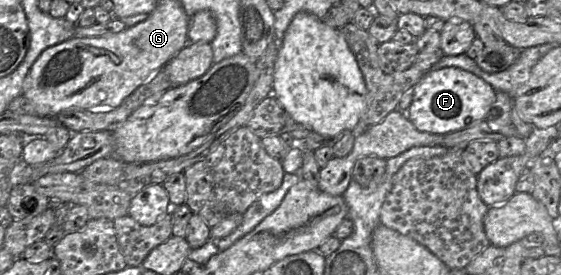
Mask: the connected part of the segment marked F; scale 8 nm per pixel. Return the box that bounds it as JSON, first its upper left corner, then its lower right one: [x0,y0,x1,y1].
[401,67,496,134]

